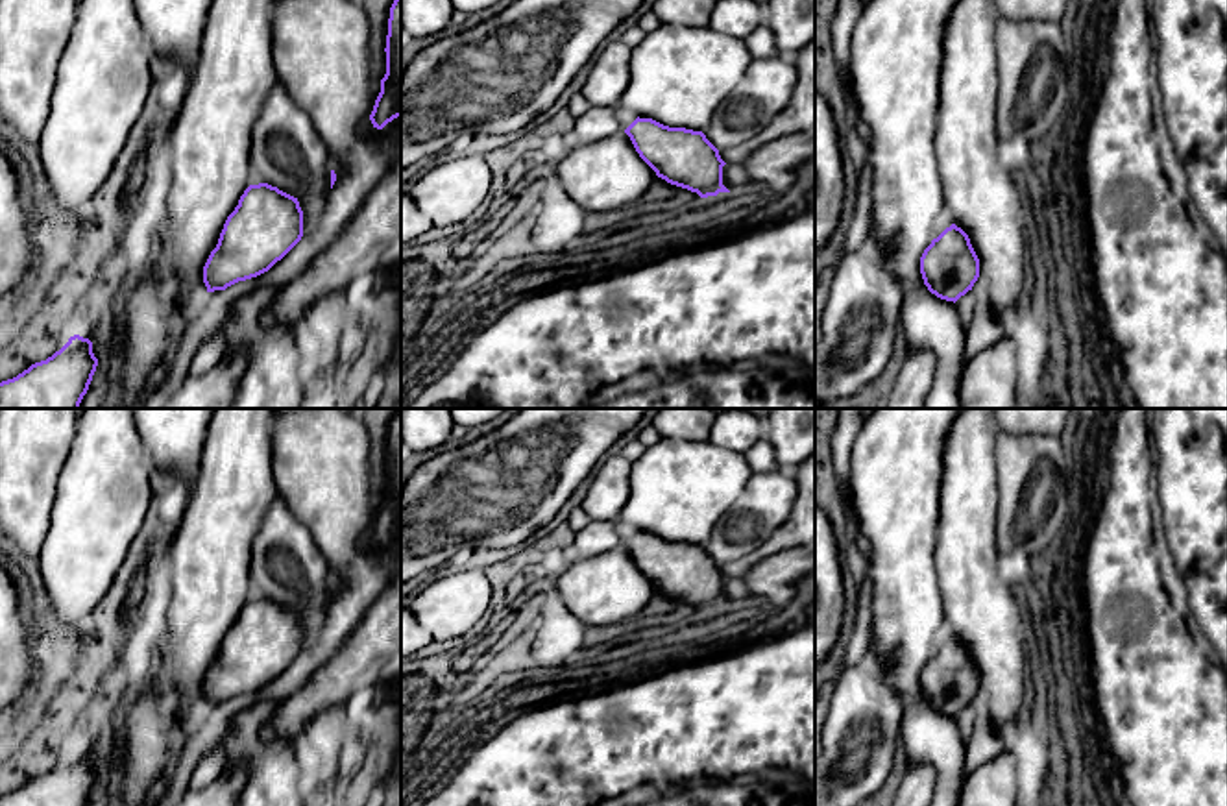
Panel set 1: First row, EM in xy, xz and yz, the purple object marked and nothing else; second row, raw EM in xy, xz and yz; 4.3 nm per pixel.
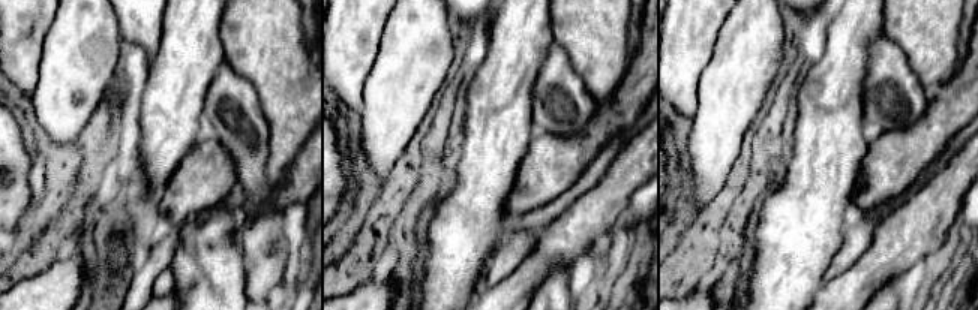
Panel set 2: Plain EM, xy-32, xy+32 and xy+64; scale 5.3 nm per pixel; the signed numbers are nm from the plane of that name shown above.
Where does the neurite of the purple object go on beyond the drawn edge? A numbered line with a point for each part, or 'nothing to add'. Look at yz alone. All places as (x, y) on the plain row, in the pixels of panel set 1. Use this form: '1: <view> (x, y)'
nothing to add

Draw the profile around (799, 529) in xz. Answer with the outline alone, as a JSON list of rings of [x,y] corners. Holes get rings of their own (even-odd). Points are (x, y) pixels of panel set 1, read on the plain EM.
[[[815,453],[793,470],[796,495],[787,519],[750,555],[719,564],[726,579],[743,579],[754,564],[784,549],[798,545],[815,549]]]

